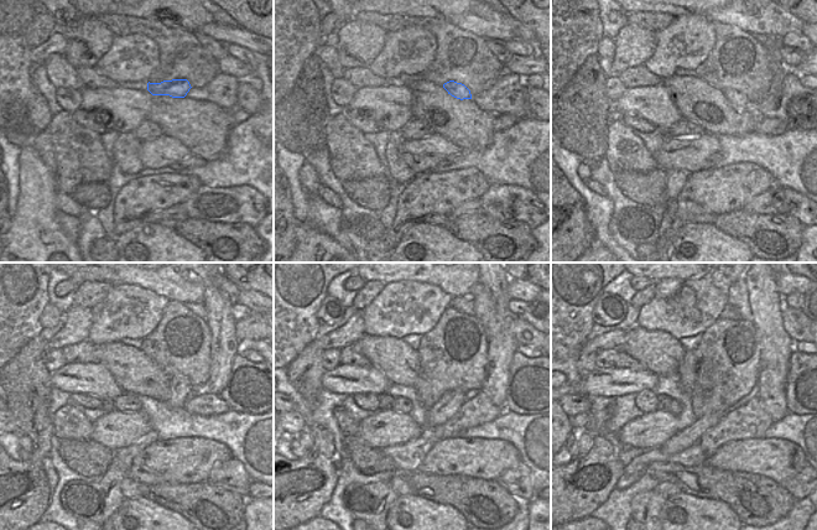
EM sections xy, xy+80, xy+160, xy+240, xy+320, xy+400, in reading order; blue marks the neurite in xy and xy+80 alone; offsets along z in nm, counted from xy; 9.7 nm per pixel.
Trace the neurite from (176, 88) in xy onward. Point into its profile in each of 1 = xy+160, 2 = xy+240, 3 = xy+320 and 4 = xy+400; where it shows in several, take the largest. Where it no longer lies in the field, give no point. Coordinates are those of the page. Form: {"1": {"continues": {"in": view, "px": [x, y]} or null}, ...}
{"1": {"continues": {"in": "xy+160", "px": [739, 102]}}, "2": {"continues": {"in": "xy+240", "px": [181, 390]}}, "3": {"continues": {"in": "xy+320", "px": [448, 405]}}, "4": {"continues": {"in": "xy+400", "px": [690, 436]}}}

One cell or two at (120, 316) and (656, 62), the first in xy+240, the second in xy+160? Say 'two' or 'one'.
one

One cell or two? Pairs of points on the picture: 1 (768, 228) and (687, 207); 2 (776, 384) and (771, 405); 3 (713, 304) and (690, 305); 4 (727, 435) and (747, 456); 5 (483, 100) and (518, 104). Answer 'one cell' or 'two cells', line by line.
1: two cells
2: one cell
3: one cell
4: two cells
5: one cell

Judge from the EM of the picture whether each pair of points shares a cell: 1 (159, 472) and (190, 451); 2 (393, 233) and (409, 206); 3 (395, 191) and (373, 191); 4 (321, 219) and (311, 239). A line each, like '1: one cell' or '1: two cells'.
1: one cell
2: one cell
3: two cells
4: two cells

